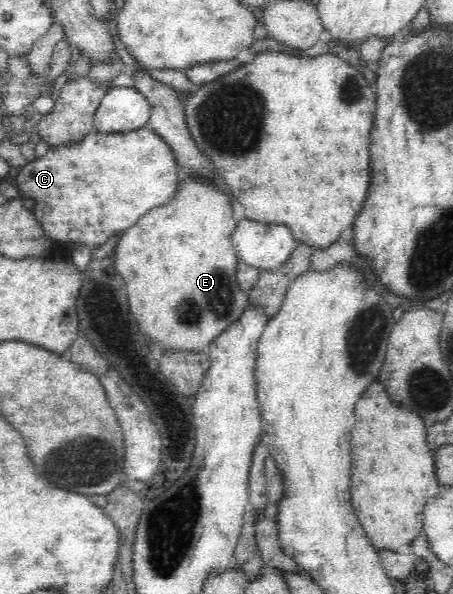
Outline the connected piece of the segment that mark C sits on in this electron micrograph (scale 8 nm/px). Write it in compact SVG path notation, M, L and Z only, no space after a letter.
M149 124L131 132L110 134L93 127L82 140L52 145L41 157L24 165L16 176L16 184L17 190L33 199L32 211L47 238L59 244L68 241L84 244L92 250L103 245L110 235L130 228L154 204L168 204L176 194L177 168L172 151Z

